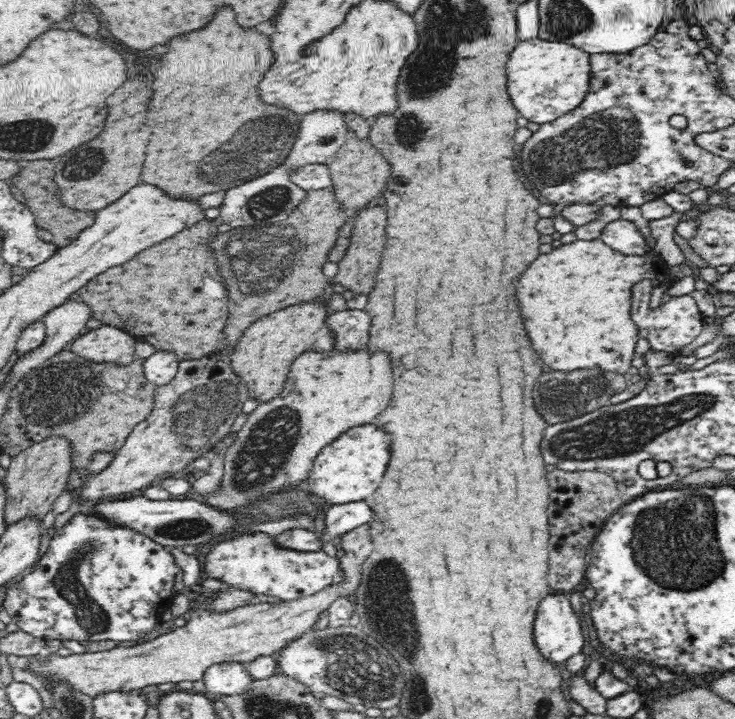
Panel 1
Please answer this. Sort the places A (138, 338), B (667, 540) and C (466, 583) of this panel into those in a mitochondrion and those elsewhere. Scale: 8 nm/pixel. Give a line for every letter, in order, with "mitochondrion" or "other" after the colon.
A: other
B: mitochondrion
C: other

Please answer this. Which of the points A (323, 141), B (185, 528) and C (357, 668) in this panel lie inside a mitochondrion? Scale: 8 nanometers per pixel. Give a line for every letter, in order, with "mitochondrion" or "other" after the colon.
A: mitochondrion
B: mitochondrion
C: mitochondrion

